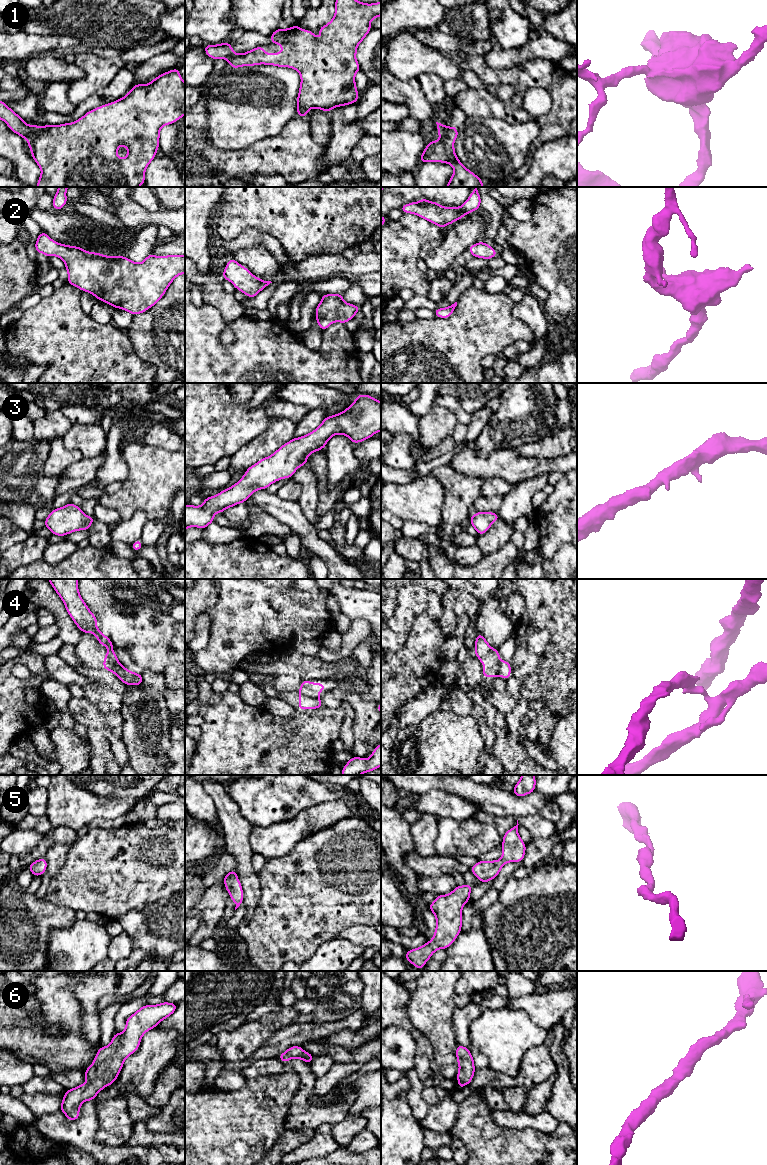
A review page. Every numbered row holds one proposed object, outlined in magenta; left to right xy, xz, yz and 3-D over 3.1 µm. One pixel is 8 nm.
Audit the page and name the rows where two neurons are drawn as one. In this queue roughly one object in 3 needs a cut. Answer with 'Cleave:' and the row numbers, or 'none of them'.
Cleave: 1, 4

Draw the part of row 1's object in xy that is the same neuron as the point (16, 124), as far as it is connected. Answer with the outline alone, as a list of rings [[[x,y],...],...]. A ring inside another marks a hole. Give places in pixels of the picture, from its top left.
[[[0,101],[0,119],[8,125],[12,132],[23,137],[26,141],[29,141],[36,132],[36,124],[26,124],[24,120],[3,101]]]

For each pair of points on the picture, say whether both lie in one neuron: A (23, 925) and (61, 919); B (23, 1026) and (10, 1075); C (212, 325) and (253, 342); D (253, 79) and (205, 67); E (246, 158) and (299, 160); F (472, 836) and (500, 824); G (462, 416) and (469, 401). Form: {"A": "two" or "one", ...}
{"A": "one", "B": "two", "C": "one", "D": "two", "E": "one", "F": "two", "G": "two"}

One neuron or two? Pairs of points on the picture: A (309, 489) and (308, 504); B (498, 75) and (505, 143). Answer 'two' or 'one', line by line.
A: one
B: two

